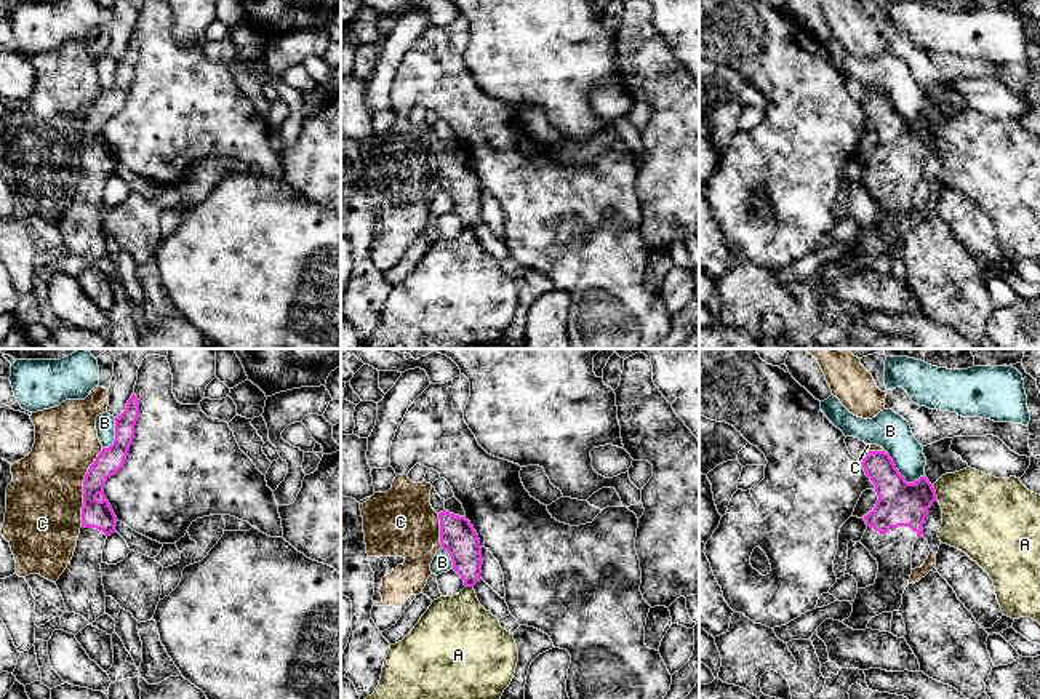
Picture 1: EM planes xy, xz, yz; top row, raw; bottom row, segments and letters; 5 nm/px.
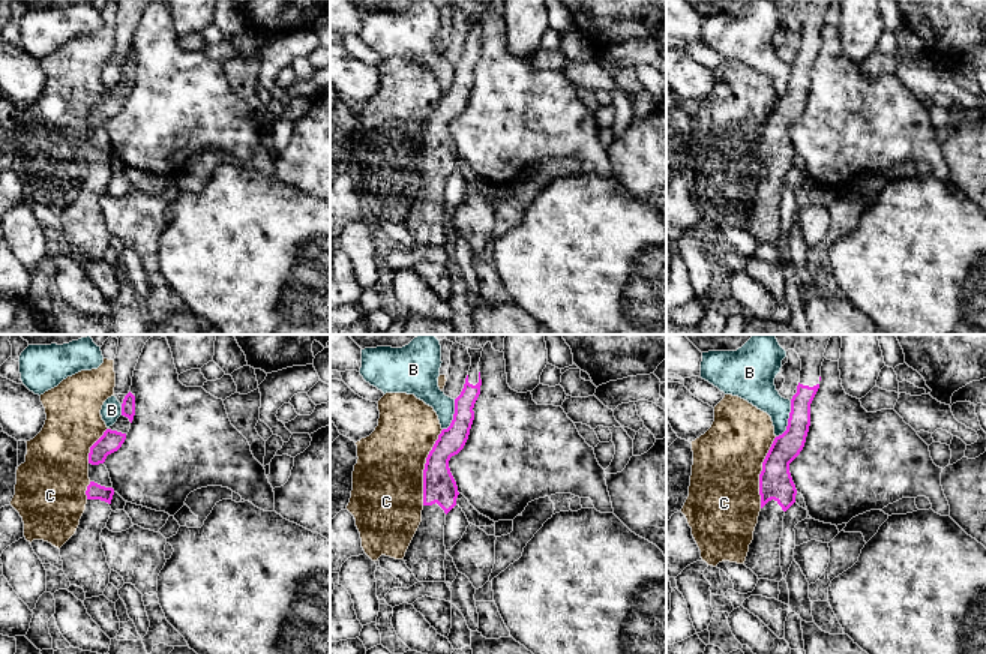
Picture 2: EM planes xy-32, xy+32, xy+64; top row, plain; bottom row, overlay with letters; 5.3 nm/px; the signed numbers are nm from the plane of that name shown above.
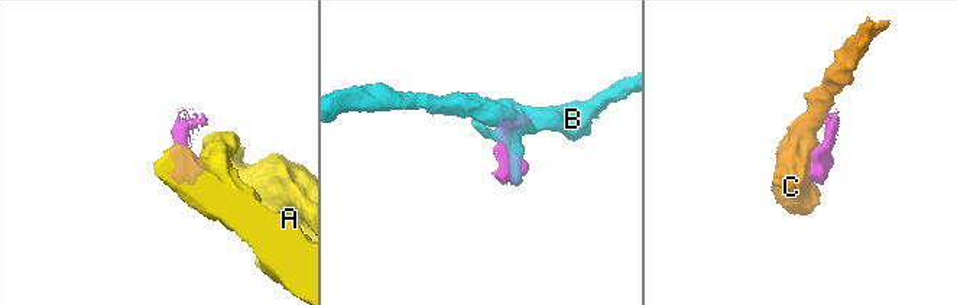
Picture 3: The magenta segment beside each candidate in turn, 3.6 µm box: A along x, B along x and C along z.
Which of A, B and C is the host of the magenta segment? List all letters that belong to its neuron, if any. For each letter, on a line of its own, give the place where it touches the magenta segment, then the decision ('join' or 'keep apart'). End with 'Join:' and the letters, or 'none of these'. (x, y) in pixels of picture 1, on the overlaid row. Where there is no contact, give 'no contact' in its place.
A: contact yz (935, 491); keep apart
B: contact yz (901, 475); keep apart
C: contact xy (84, 487); keep apart
Join: none of these

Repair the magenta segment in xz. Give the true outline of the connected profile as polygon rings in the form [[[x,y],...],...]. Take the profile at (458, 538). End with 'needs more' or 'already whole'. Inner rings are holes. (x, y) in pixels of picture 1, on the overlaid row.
[[[443,510],[440,520],[440,544],[453,561],[453,569],[461,576],[466,587],[474,587],[482,574],[482,547],[474,526],[466,517]]] | already whole

